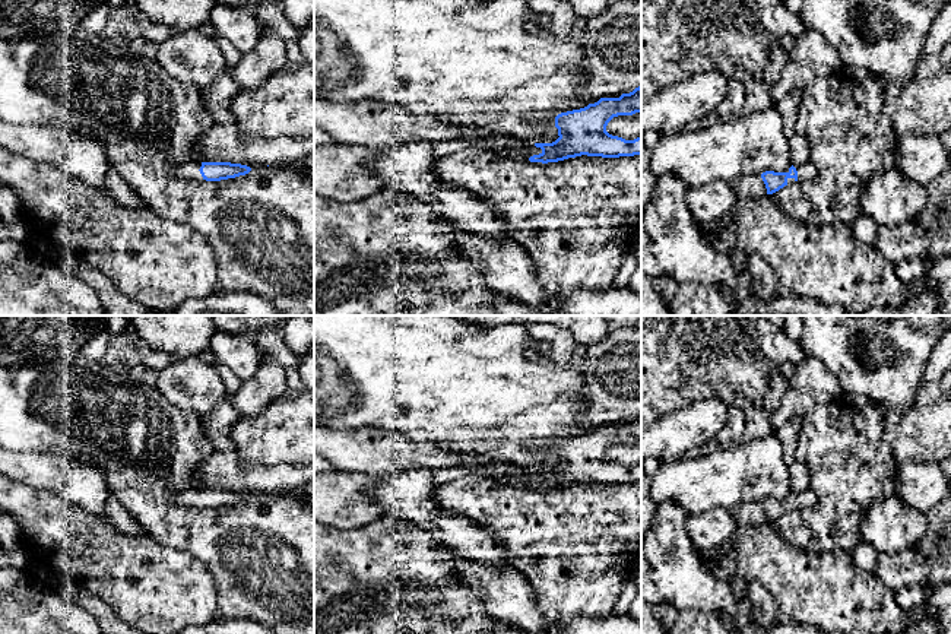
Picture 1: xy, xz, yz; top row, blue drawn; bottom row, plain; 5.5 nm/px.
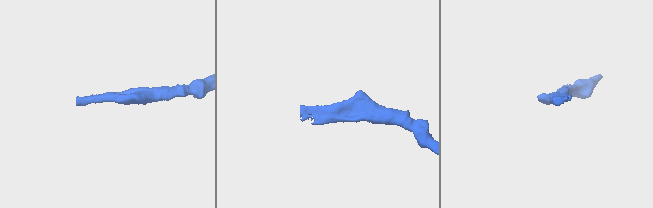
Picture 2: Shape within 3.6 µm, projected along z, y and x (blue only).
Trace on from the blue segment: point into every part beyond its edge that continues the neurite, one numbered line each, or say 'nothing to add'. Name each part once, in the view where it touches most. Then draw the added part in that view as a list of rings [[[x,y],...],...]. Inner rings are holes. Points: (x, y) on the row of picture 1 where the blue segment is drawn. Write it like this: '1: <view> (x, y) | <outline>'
1: yz (807, 171) | [[[811,161],[802,164],[802,165],[798,165],[795,168],[798,171],[798,178],[796,180],[787,178],[787,186],[793,184],[793,183],[802,183],[802,181],[806,181],[806,180],[812,180],[818,174],[815,165]]]

